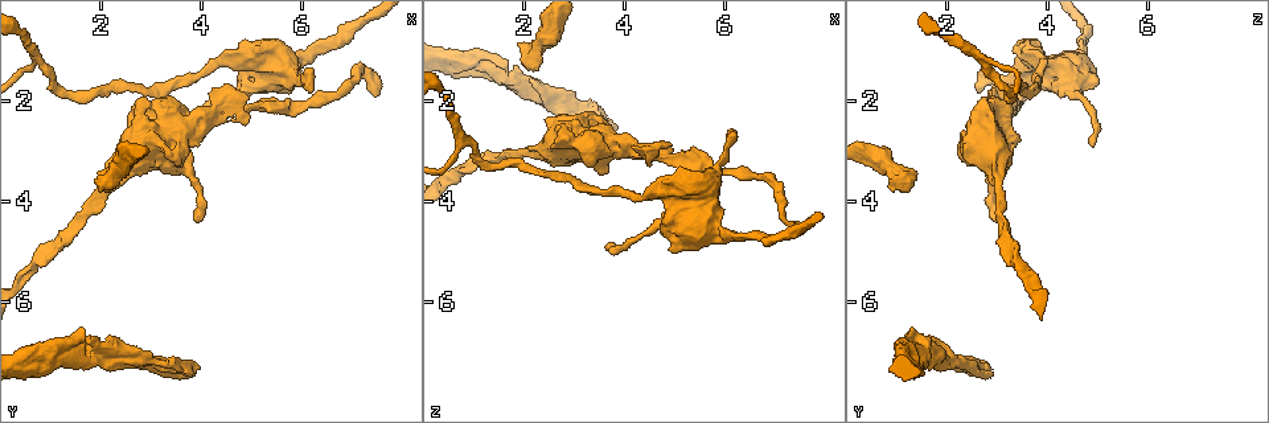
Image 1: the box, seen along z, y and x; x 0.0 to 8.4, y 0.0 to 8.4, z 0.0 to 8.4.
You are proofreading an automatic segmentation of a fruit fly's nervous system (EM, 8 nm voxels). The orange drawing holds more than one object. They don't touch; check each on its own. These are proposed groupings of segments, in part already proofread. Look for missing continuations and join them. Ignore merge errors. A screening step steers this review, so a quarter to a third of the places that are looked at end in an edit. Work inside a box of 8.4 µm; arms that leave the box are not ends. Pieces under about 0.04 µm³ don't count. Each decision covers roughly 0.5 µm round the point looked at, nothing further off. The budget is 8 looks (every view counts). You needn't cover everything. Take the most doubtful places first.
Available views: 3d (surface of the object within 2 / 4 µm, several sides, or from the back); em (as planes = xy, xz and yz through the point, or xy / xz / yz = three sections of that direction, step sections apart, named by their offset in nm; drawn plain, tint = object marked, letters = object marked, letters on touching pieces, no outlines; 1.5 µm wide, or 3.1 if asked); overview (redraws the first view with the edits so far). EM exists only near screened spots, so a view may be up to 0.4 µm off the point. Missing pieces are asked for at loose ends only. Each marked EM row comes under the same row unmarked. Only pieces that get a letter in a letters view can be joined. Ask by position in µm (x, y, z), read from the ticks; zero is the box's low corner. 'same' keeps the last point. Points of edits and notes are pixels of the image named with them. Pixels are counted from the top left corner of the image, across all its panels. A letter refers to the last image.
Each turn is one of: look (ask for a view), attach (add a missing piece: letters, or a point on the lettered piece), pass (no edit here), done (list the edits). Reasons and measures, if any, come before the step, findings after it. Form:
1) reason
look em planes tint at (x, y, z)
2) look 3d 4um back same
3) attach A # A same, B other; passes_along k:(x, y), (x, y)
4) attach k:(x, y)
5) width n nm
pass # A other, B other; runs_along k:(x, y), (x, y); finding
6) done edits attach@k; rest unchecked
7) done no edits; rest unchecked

branch stops here
look em xy step 8 tint at (3.95, 7.35, 2.80)

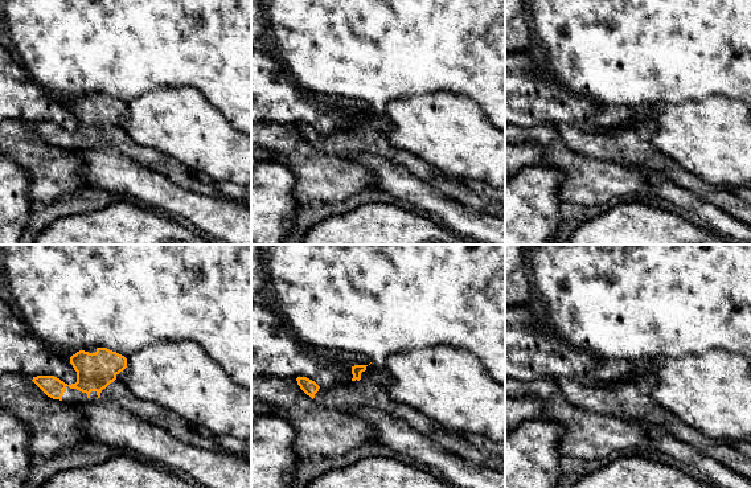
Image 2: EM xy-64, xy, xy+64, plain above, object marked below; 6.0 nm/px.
look em xy step 8 letters same

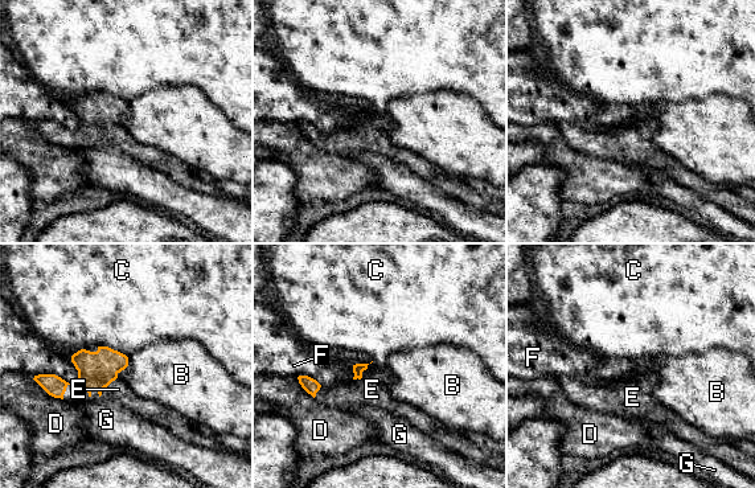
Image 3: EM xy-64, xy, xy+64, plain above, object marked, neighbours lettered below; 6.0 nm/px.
attach E # B other, C other, D other, E same, F other, G other; passes_along 3:(98, 369), (90, 392), (118, 389); it goes on there

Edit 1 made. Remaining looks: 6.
see it whole again
look overview

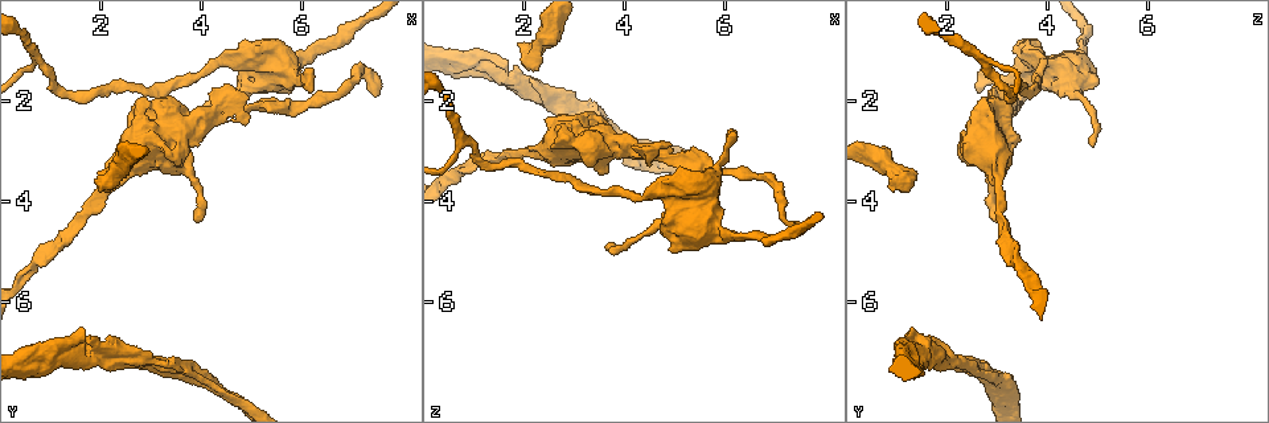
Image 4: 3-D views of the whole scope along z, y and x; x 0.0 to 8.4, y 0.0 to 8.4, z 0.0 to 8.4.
an open end
look em planes letters at (6.10, 1.85, 2.60)

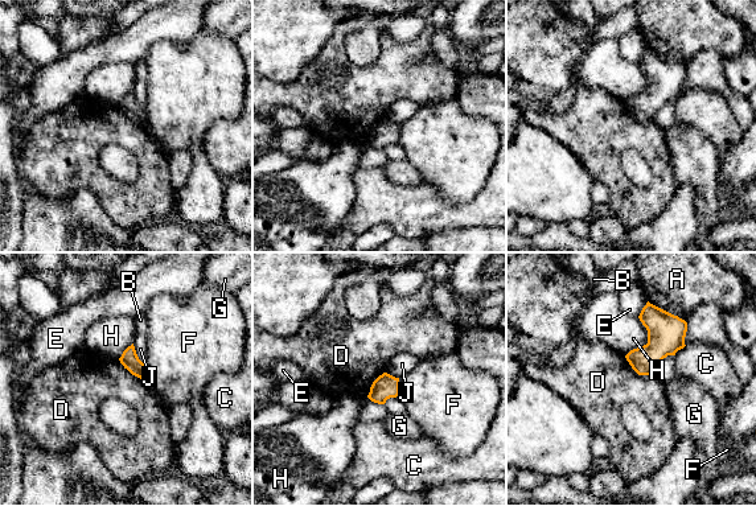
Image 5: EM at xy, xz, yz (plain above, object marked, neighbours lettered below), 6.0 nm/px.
width 110 nm
pass # A other, B other, C other, D other, E other, F other, G other, H other, J other; border 5:(624, 356), (639, 374), (652, 375); no lettered piece goes on from it

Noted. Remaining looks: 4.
look 3d 4um at (4.30, 1.75, 3.00)

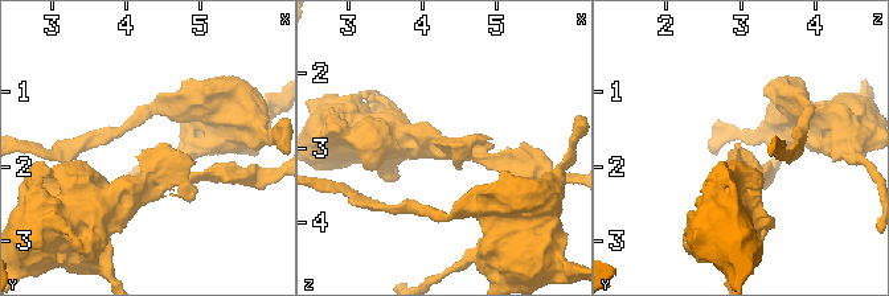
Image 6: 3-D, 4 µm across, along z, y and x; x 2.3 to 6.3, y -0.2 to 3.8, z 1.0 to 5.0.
look em yz step 8 letters at (4.30, 1.75, 2.95)

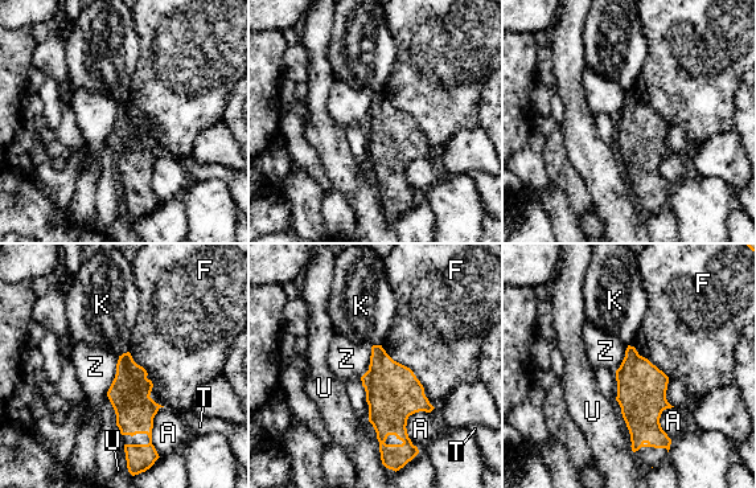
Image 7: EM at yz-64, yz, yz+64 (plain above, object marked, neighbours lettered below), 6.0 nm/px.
another direction
look em planes letters same

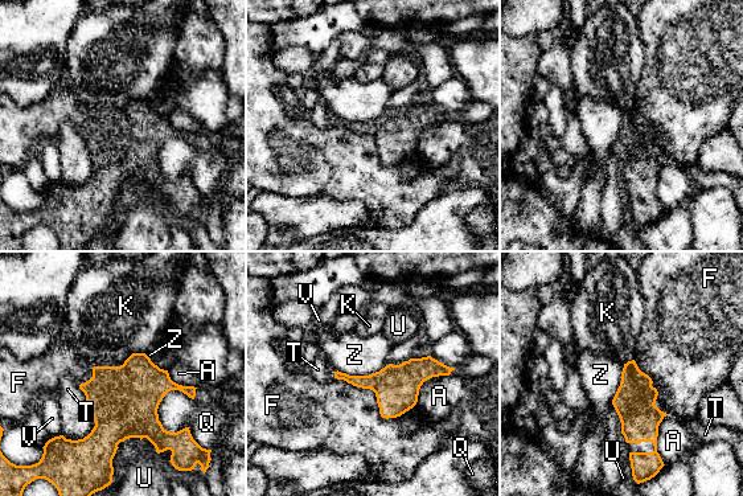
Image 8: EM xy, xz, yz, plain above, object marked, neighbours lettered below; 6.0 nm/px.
longest_contact F 480 nm
pass # A other, F other, K other, Q other, T other, U other, V other, Z other; border 8:(146, 353), (94, 367); none of them fits

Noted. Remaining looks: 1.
done edits attach@3; rest unchecked

